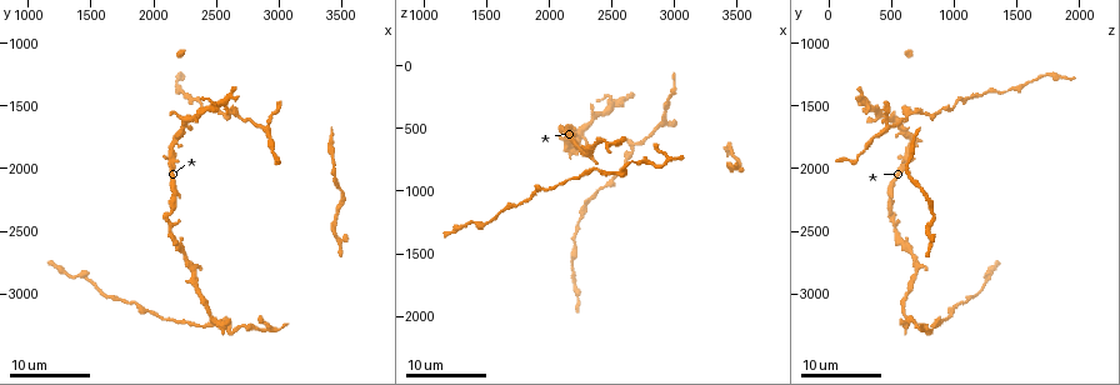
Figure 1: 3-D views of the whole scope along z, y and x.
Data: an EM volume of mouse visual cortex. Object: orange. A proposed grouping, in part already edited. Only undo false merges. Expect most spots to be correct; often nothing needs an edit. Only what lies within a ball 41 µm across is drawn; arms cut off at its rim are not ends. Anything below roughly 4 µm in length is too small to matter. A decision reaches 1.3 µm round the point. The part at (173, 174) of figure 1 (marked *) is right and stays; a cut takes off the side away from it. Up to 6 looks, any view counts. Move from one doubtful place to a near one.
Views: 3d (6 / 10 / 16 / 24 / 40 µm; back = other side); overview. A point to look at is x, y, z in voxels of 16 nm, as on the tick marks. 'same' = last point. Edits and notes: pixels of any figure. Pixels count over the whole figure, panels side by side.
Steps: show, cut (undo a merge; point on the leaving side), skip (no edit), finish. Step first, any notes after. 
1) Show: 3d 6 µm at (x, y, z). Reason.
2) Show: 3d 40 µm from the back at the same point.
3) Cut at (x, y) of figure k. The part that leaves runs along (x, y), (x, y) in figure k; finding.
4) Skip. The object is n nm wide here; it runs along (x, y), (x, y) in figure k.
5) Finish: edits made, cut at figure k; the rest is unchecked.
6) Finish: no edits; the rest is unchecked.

Show: 3d 16 µm at (2100, 2380, 500). Calibre changes.

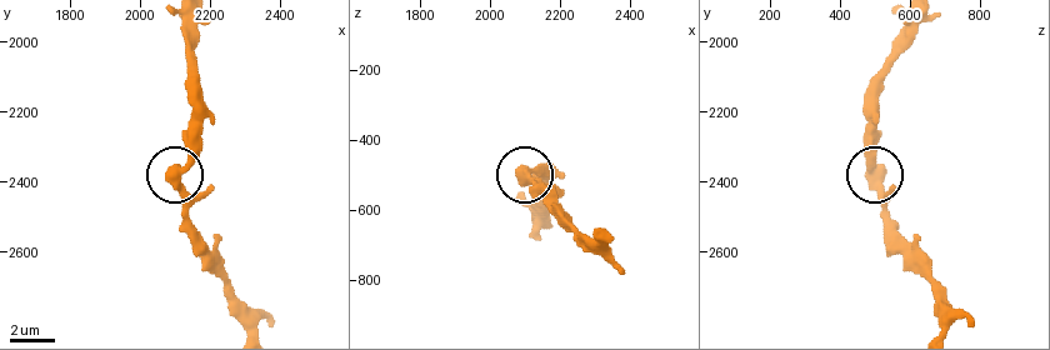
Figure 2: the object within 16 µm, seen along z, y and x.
Show: 3d 6 µm at (2110, 2370, 520).

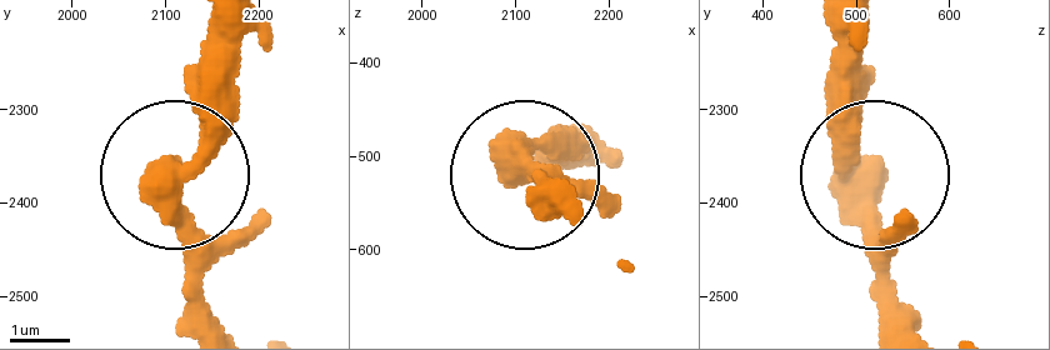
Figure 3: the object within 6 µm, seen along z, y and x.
Skip. It runs along (219, 33), (204, 138), (175, 196), (189, 326) in figure 3; one neuron here.

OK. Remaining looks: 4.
Show: 3d 16 µm at (2660, 1560, 620). Three-way junction.

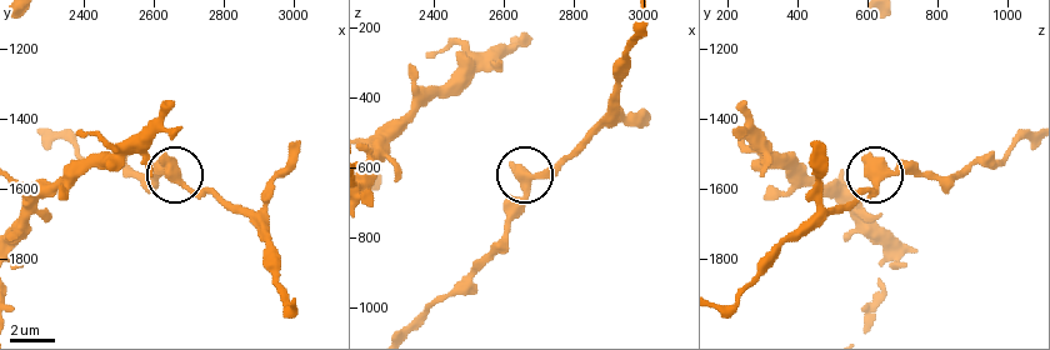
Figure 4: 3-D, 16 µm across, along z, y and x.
Show: 3d 6 µm at (2670, 1580, 630).

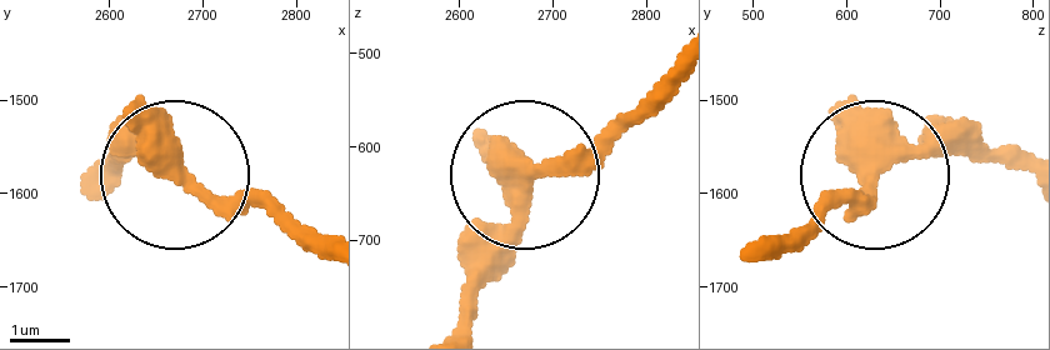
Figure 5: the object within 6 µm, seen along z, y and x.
Skip. All the same neuron.

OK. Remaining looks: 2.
Show: 3d 24 µm at (2880, 1680, 460). Three-way junction.

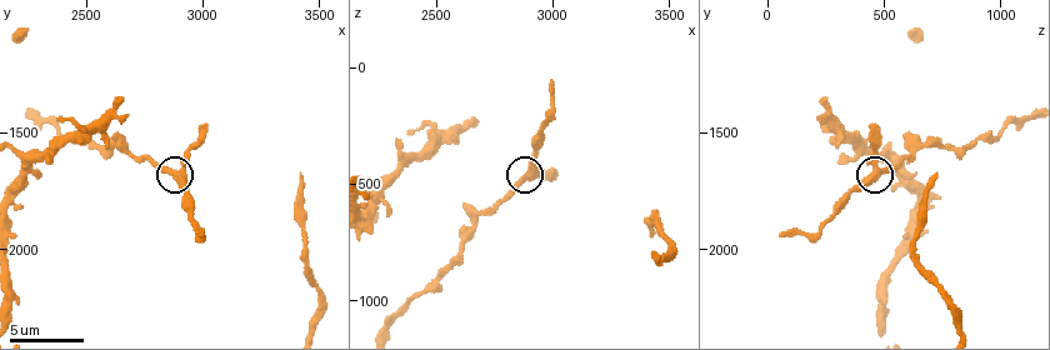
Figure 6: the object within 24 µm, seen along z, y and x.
Show: 3d 10 µm at (2880, 1670, 470). Closer look.

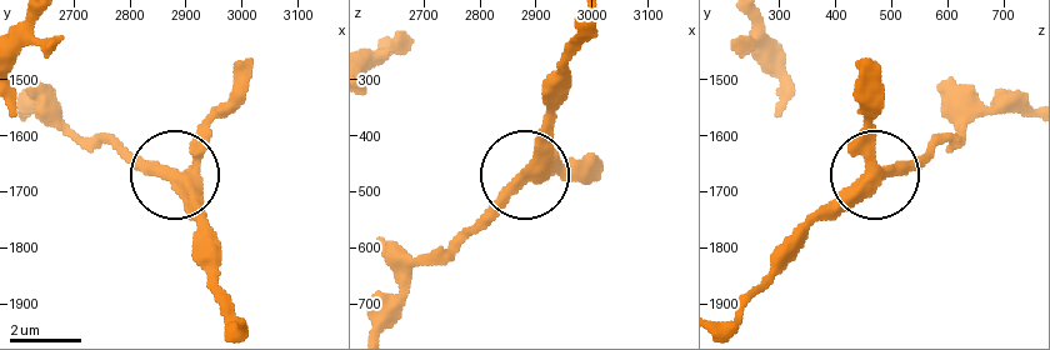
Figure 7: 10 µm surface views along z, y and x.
Skip. 3 arms meet here; continuous, no second neuron.

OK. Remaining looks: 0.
Finish: no edits; the rest is unchecked.

